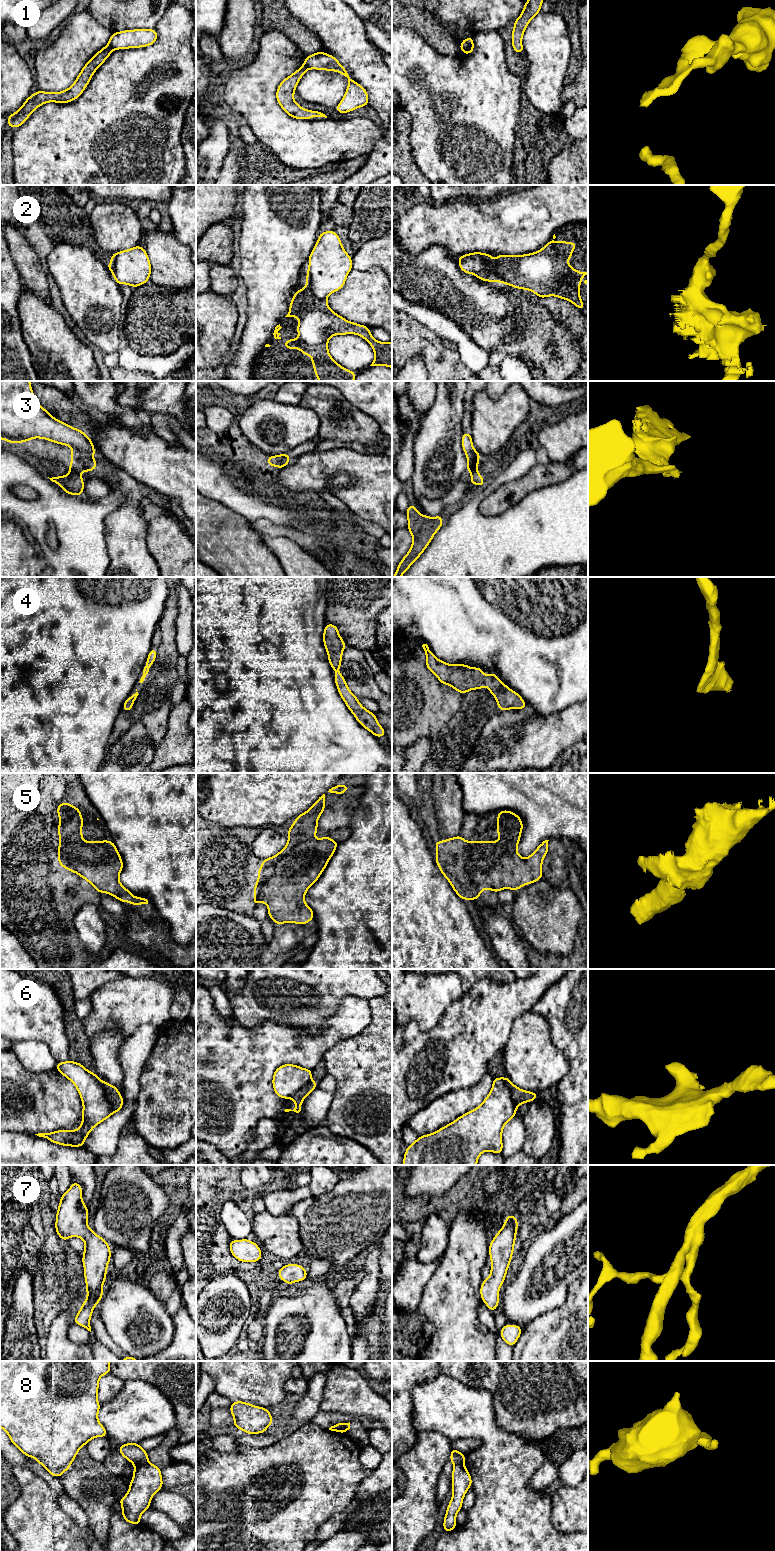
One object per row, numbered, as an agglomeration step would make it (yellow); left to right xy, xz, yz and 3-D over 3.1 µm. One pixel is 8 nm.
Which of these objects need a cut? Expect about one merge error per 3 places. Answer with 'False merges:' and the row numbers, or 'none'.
False merges: 1, 2, 3, 6, 8

